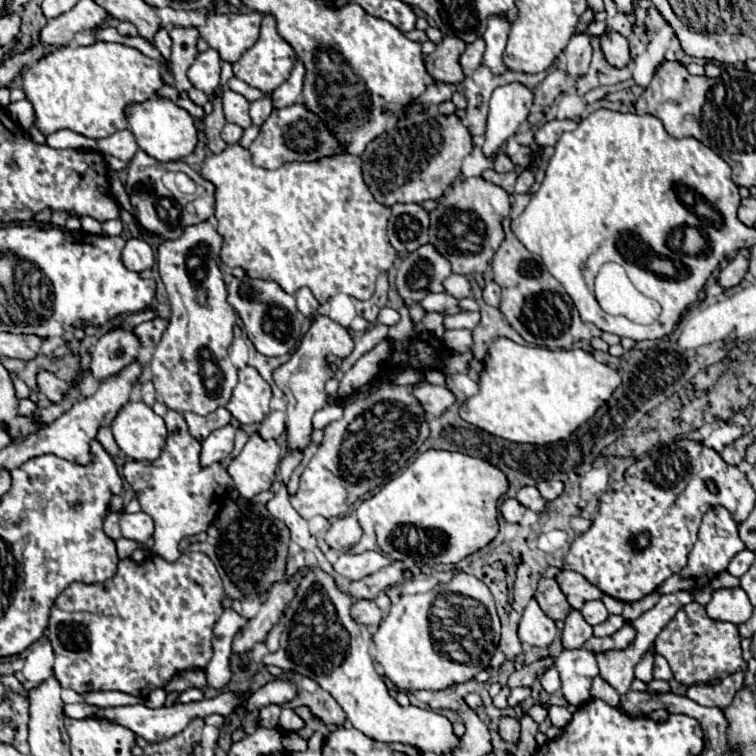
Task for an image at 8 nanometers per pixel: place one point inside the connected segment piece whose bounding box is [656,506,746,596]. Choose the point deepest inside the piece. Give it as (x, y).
(718, 542)

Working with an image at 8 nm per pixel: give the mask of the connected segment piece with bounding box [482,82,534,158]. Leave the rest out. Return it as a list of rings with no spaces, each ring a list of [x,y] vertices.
[[[518,82],[494,90],[490,98],[486,142],[482,146],[486,158],[494,158],[500,148],[518,132],[520,124],[528,118],[532,98],[532,90]]]

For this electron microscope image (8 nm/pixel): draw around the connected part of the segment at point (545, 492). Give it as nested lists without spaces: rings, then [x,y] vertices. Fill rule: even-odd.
[[[546,480],[546,482],[540,482],[536,488],[538,488],[538,492],[544,496],[544,500],[548,500],[548,502],[556,500],[556,498],[564,492],[564,484],[558,482],[558,480]]]

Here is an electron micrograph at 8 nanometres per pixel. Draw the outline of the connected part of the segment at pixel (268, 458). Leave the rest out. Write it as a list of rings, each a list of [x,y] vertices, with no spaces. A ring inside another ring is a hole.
[[[258,434],[250,436],[240,456],[228,466],[234,486],[244,498],[254,498],[266,492],[274,482],[274,472],[280,462],[280,446],[276,440],[262,440]]]

